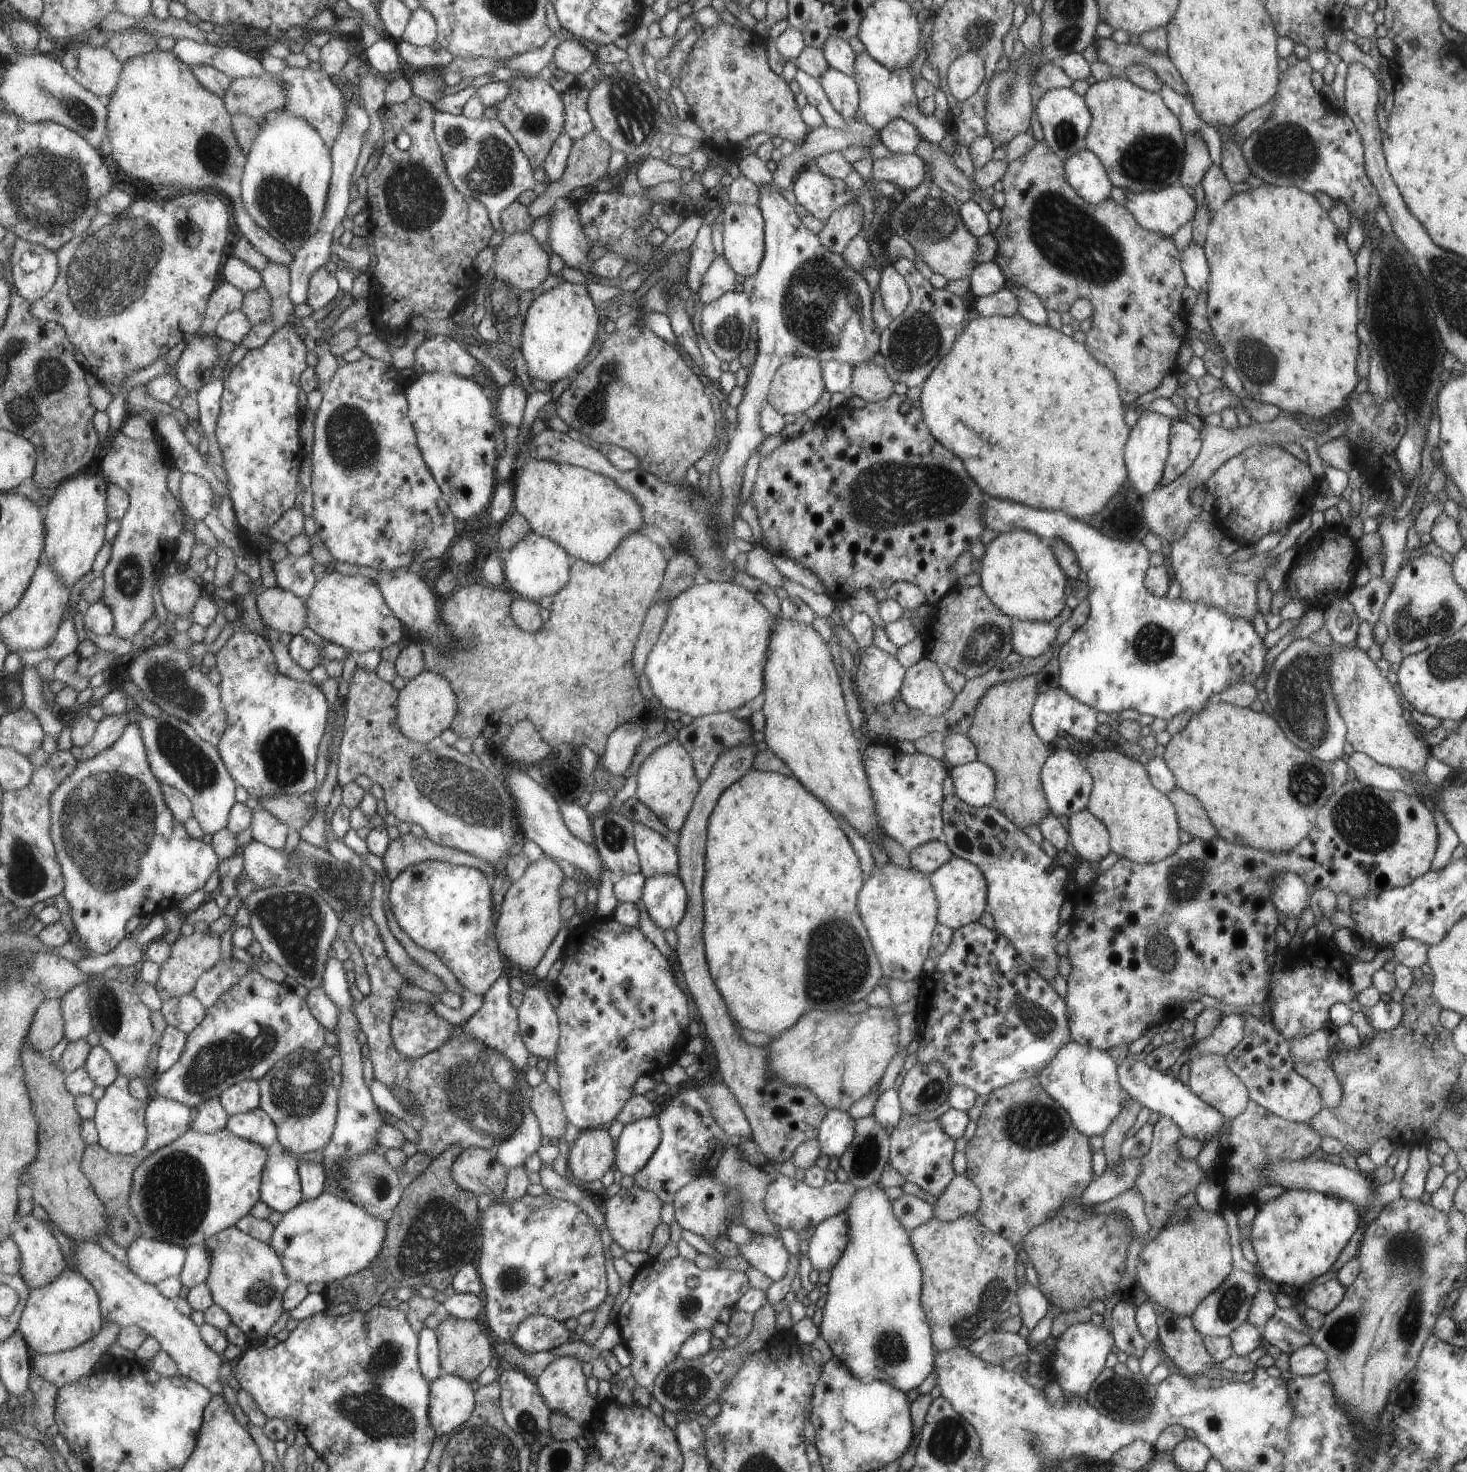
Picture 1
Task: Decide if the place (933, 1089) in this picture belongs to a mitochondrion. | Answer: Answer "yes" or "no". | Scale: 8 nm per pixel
yes

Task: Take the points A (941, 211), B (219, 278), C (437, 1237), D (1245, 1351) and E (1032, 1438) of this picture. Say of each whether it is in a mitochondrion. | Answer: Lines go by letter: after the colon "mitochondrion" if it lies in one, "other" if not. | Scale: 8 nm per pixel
A: mitochondrion
B: other
C: mitochondrion
D: other
E: mitochondrion

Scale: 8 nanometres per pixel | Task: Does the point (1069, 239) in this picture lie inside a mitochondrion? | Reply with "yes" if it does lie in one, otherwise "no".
yes

